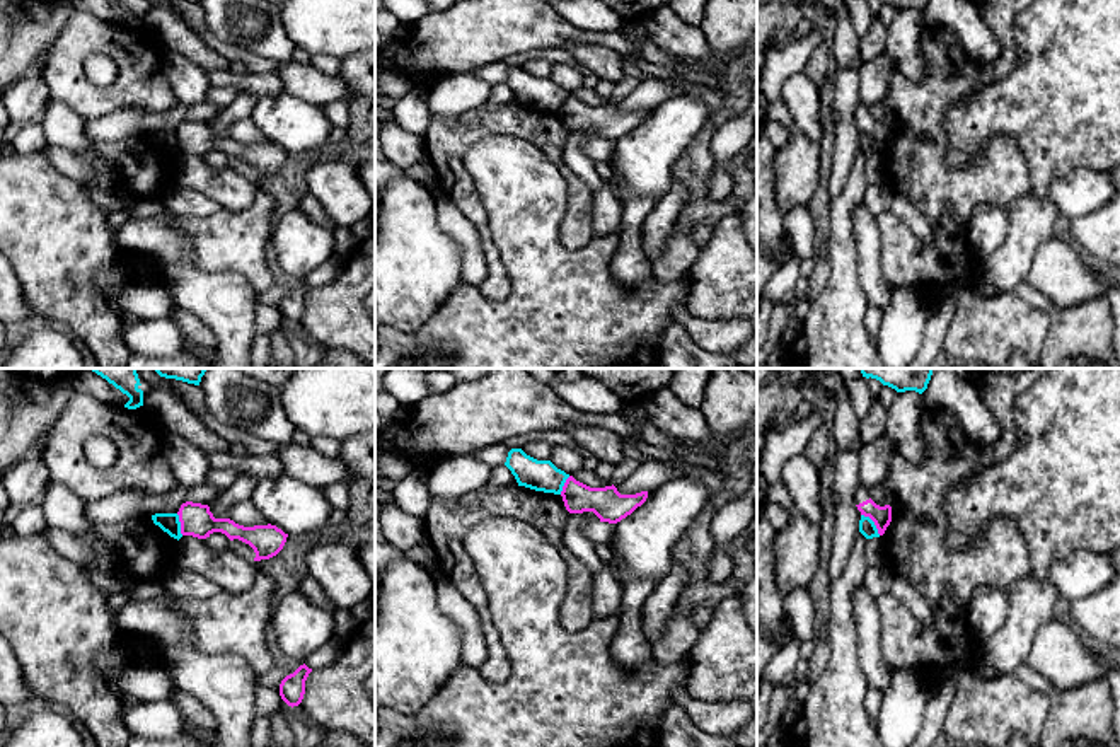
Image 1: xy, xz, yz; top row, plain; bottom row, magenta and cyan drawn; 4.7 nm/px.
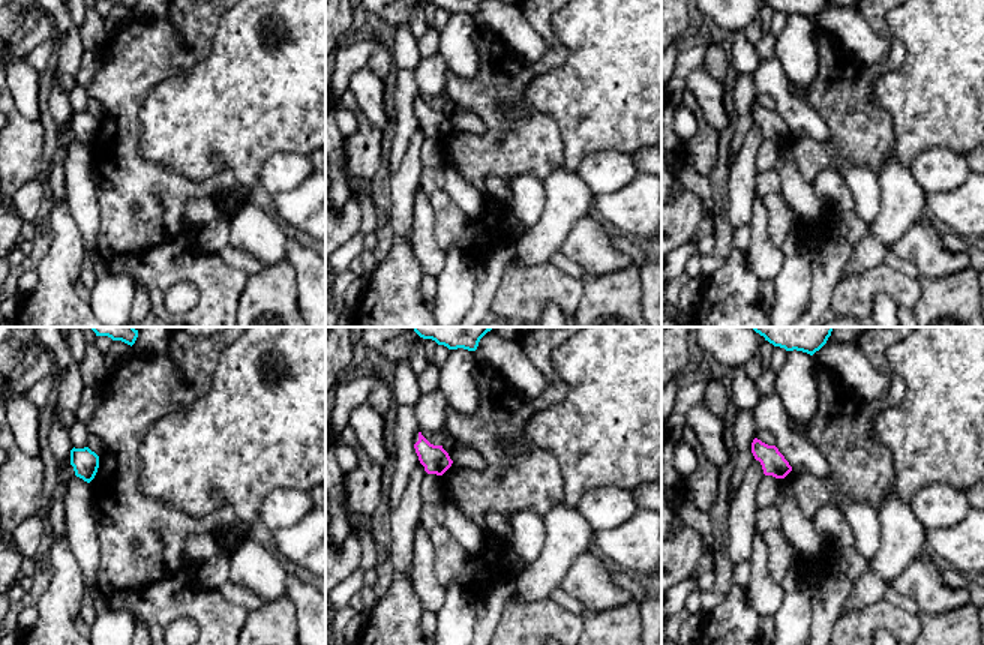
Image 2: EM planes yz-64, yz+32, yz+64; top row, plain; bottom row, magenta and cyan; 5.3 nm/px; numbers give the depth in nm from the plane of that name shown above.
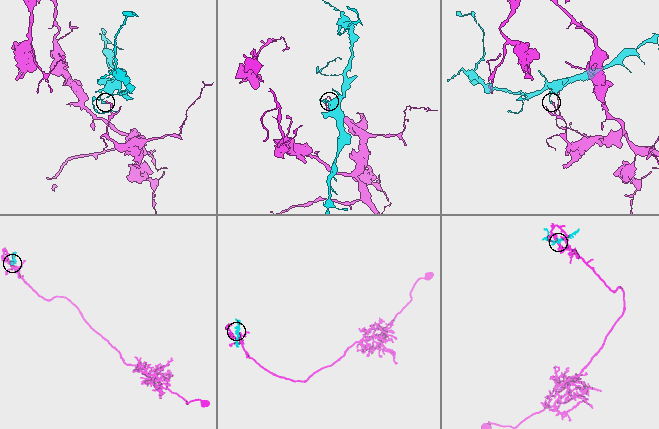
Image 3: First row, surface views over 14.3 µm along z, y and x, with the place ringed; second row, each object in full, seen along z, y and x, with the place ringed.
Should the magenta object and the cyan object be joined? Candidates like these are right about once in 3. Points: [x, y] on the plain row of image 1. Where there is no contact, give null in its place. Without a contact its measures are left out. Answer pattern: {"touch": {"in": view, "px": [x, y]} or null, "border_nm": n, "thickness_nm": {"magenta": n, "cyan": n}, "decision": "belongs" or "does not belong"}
{"touch": {"in": "yz", "px": [873, 138]}, "border_nm": 140, "thickness_nm": {"magenta": 100, "cyan": 80}, "decision": "does not belong"}

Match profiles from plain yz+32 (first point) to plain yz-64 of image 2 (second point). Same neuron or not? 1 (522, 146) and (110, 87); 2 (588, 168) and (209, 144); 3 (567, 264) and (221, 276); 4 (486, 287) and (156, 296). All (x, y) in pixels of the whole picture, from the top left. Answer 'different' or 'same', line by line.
1: same
2: different
3: different
4: different

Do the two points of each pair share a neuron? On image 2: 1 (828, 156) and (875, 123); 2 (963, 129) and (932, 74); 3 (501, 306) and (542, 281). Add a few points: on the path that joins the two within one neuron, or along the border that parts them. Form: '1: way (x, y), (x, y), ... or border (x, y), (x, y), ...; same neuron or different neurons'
1: way (840, 147), (863, 132); same neuron
2: way (960, 116), (959, 101), (945, 87); same neuron
3: way (512, 302), (531, 288); same neuron

